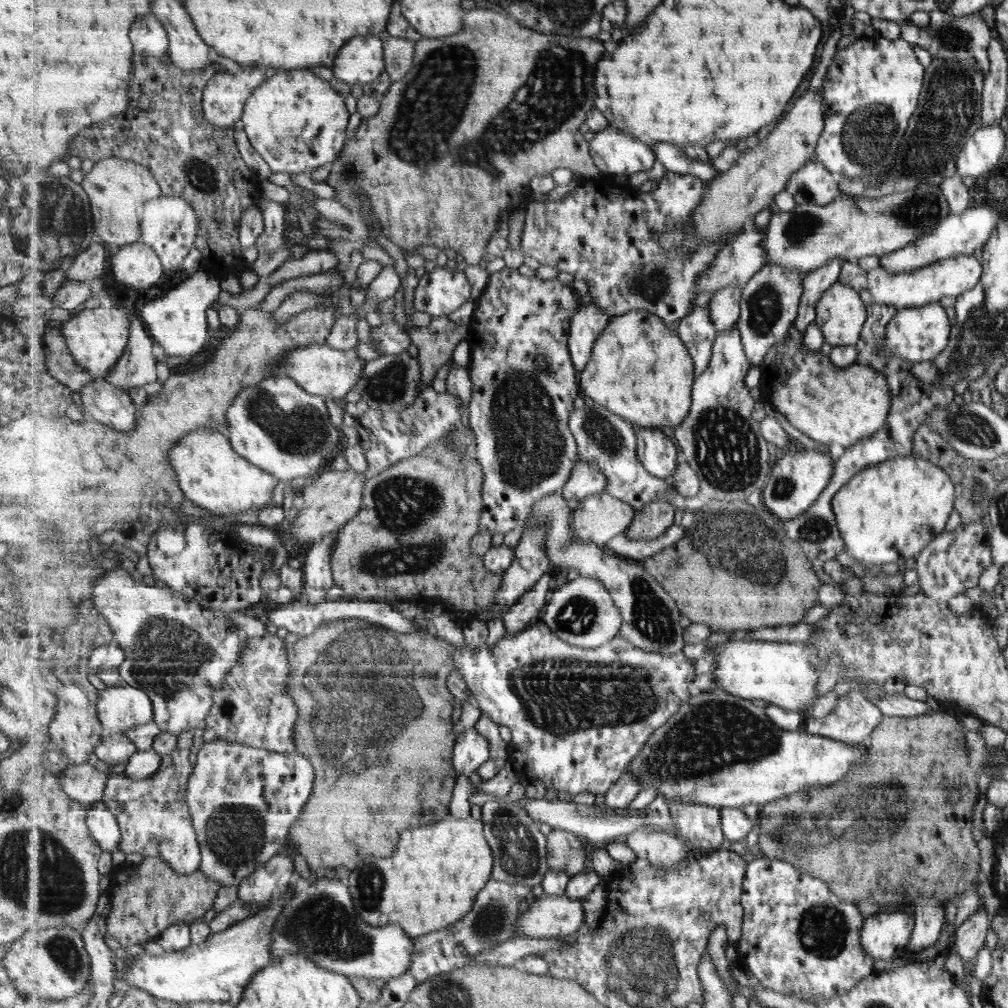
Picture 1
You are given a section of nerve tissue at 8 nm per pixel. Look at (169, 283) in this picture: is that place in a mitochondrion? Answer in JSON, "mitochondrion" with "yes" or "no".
{"mitochondrion":"no"}

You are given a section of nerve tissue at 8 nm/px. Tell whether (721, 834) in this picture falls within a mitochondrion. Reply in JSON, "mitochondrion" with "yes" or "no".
{"mitochondrion":"no"}

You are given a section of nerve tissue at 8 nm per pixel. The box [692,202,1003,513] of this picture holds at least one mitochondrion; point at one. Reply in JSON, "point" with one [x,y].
{"point":[970,428]}

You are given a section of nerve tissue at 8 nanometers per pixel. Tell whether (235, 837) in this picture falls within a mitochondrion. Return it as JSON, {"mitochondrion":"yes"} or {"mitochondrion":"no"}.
{"mitochondrion":"yes"}

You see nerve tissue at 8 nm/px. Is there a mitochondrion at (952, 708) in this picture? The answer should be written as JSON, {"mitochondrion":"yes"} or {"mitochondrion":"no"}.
{"mitochondrion":"no"}

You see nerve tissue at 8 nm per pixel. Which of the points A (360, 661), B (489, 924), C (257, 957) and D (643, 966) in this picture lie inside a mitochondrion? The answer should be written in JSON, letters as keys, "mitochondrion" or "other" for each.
{"A":"mitochondrion","B":"mitochondrion","C":"other","D":"mitochondrion"}

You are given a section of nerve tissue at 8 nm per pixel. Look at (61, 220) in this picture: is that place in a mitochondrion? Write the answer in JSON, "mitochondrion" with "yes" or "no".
{"mitochondrion":"yes"}

